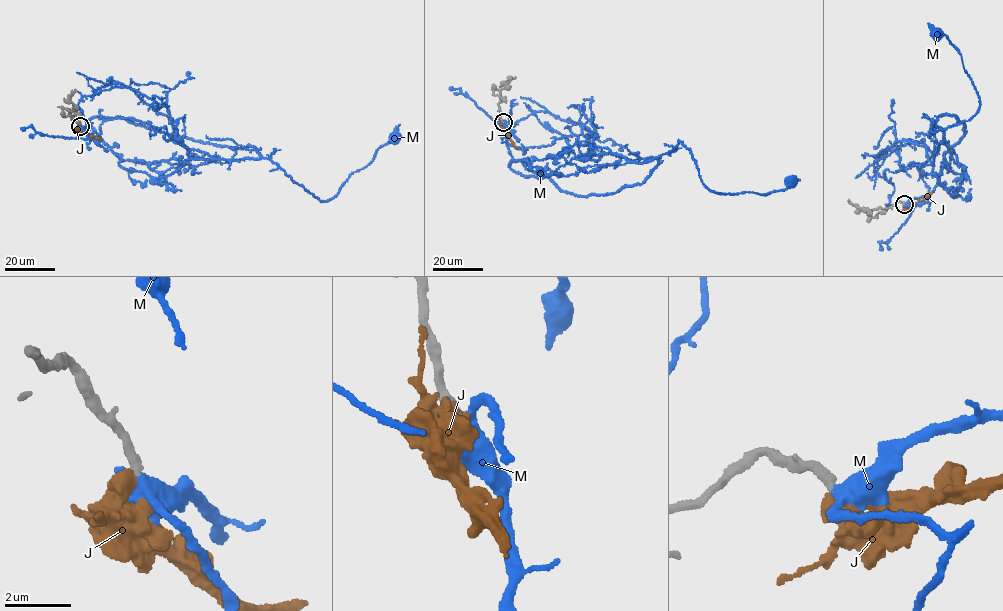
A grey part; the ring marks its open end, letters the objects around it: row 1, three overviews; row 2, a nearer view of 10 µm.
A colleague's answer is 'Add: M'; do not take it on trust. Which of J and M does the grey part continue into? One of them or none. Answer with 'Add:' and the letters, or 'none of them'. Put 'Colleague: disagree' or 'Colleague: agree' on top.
Colleague: agree
Add: M

